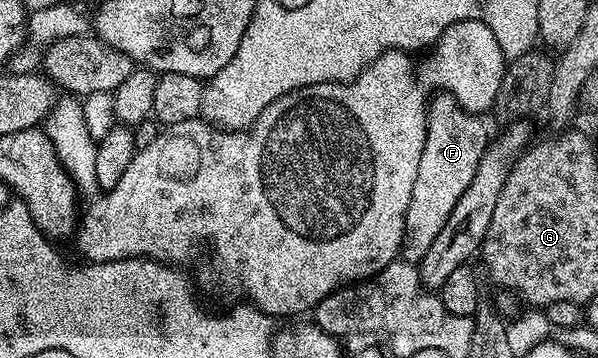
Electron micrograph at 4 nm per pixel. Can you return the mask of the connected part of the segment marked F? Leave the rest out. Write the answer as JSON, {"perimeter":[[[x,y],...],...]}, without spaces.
{"perimeter":[[[436,93],[428,104],[428,128],[426,145],[422,149],[422,161],[418,161],[418,177],[414,180],[414,193],[406,209],[402,255],[405,260],[418,261],[434,245],[434,237],[442,233],[442,225],[450,221],[450,213],[458,205],[462,193],[466,193],[474,173],[478,173],[478,161],[488,148],[490,134],[484,128],[485,120],[471,115],[447,93]]]}

